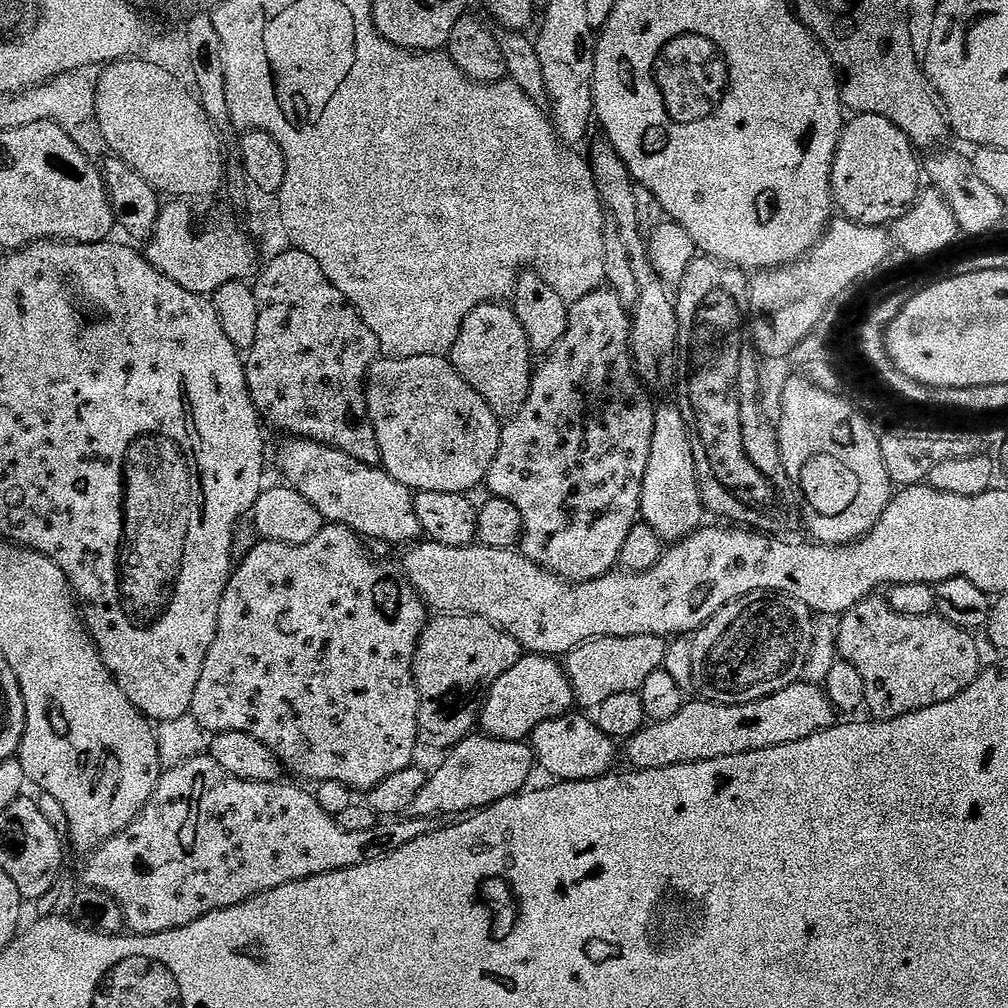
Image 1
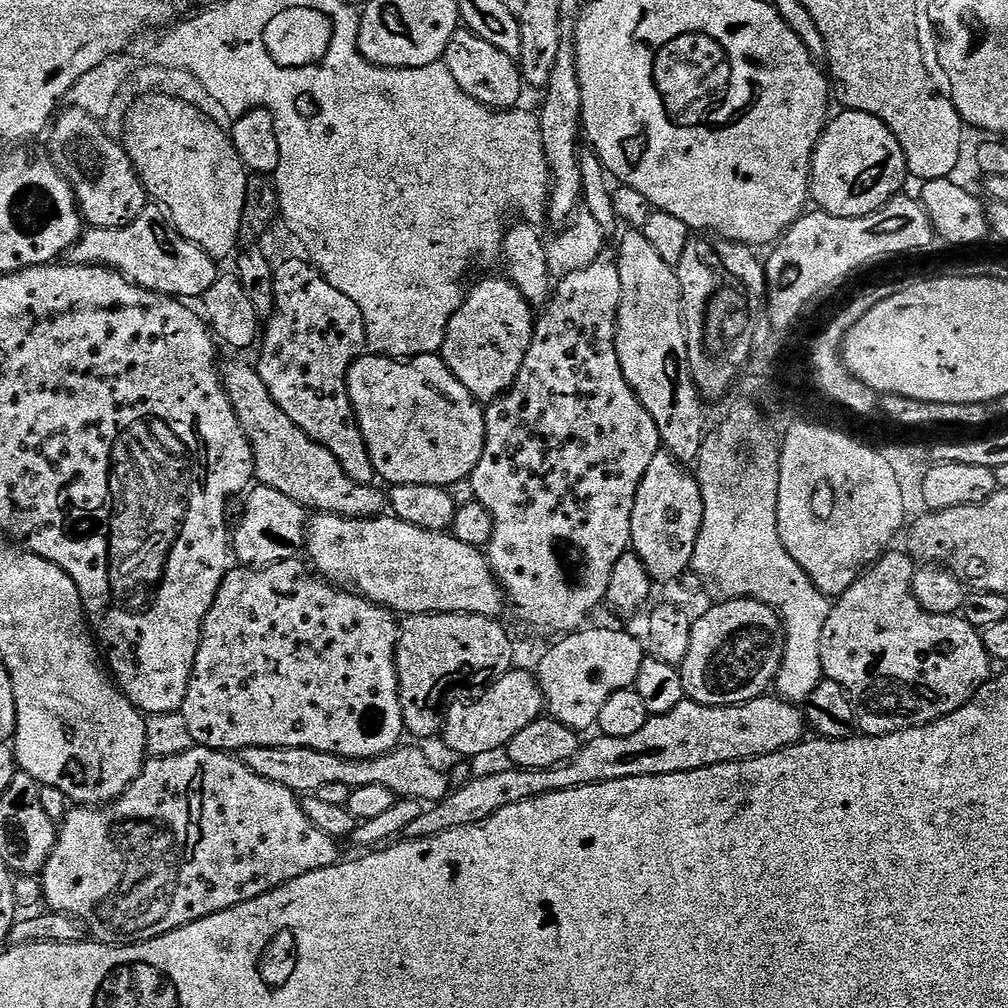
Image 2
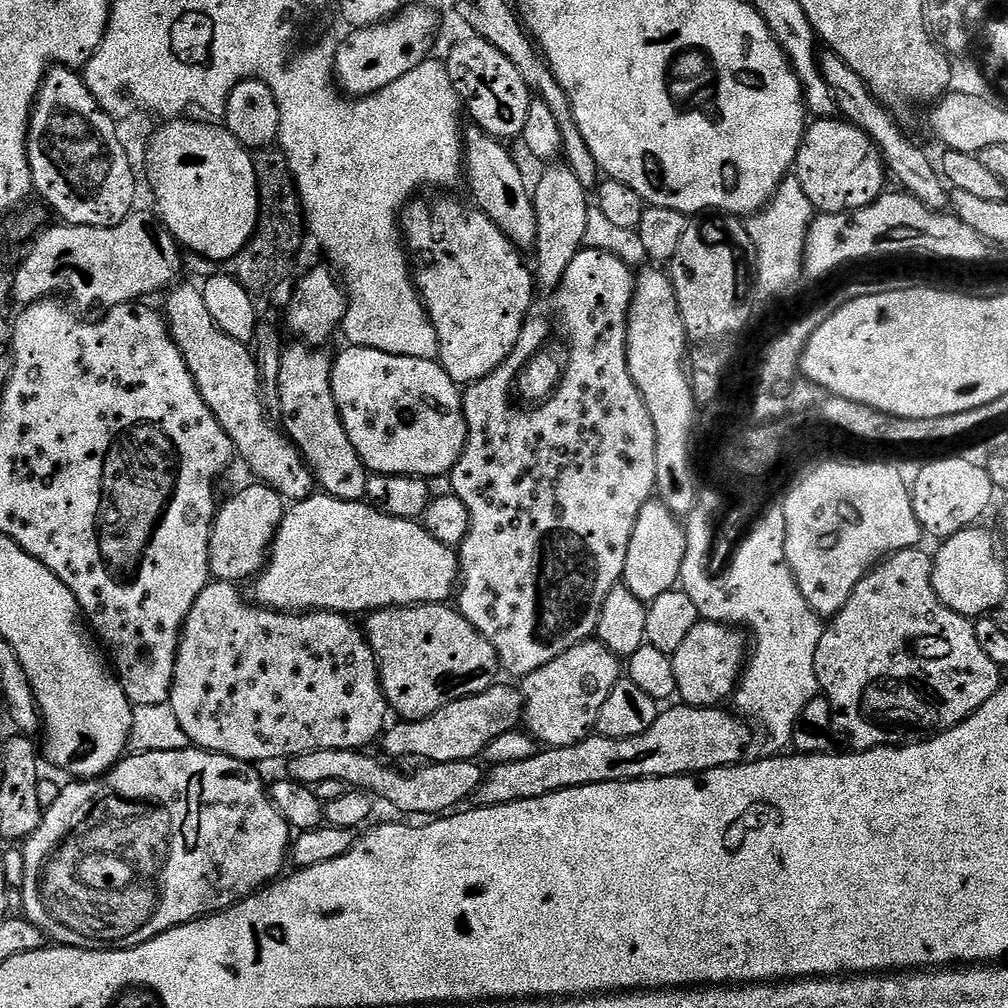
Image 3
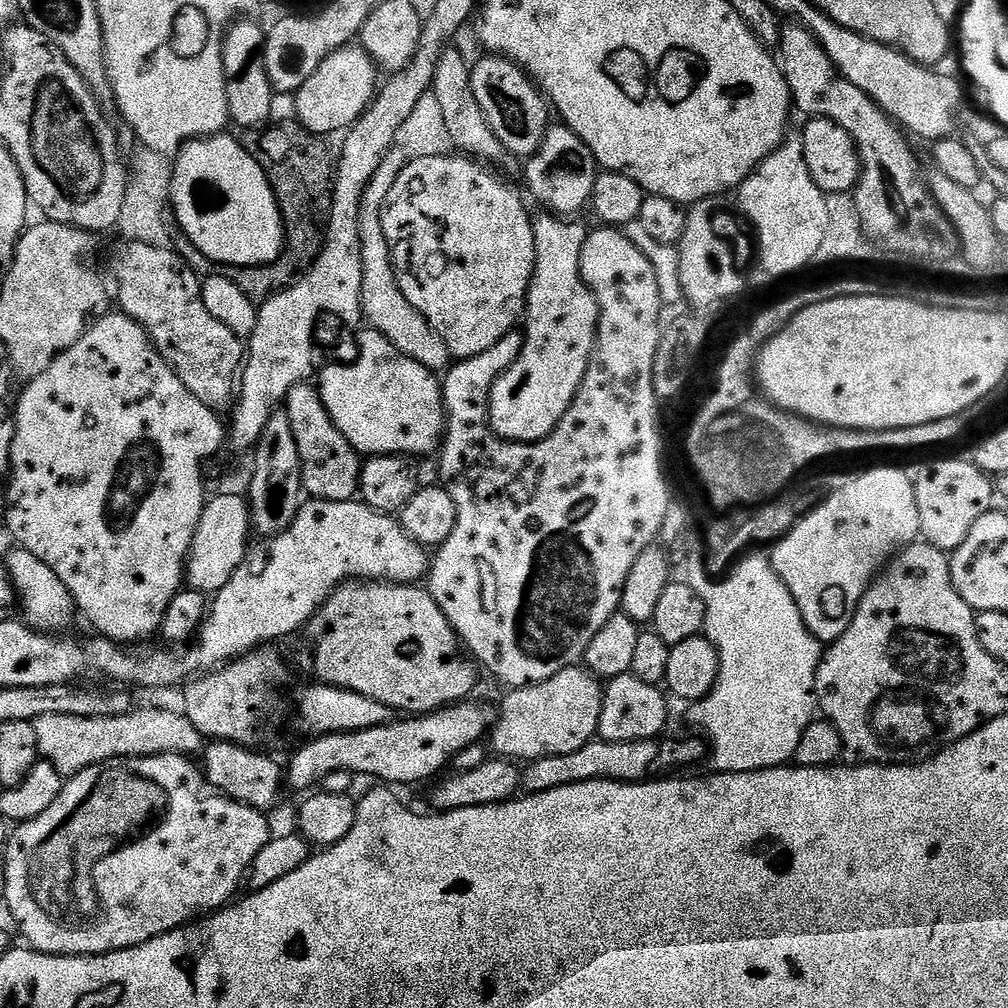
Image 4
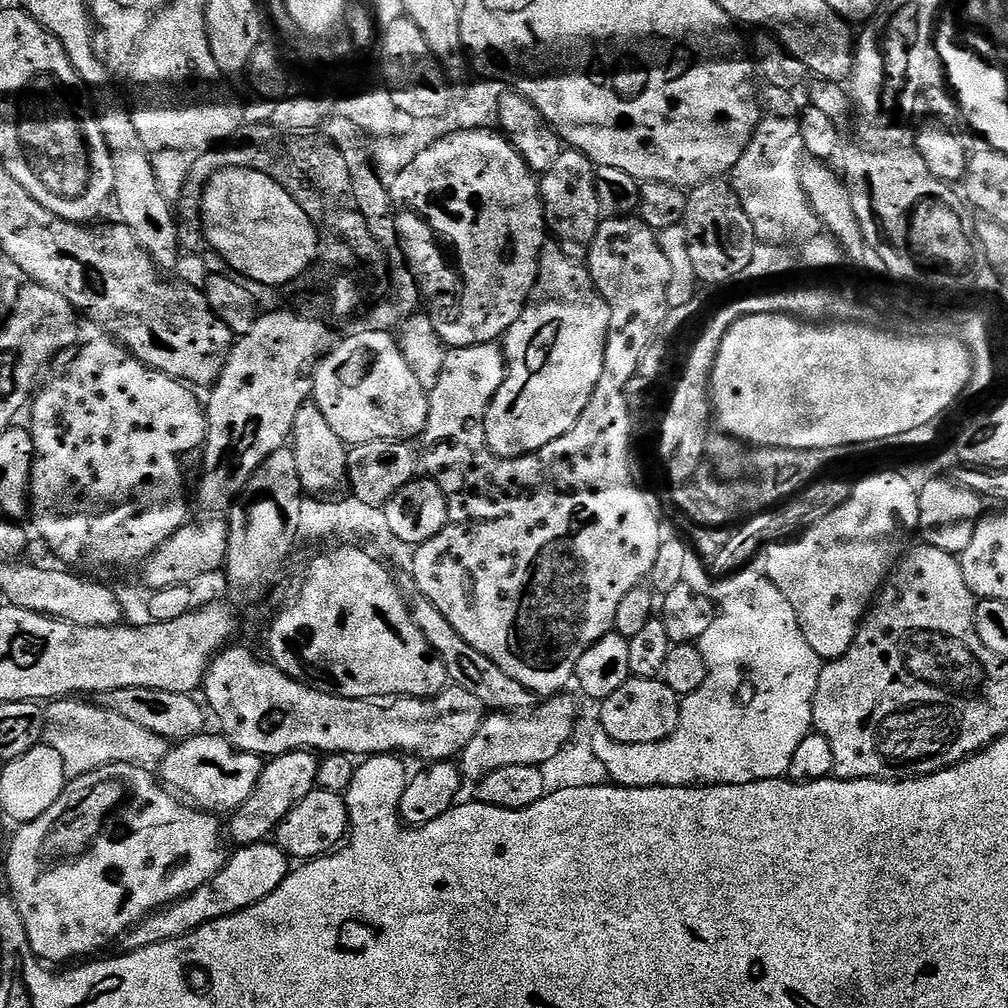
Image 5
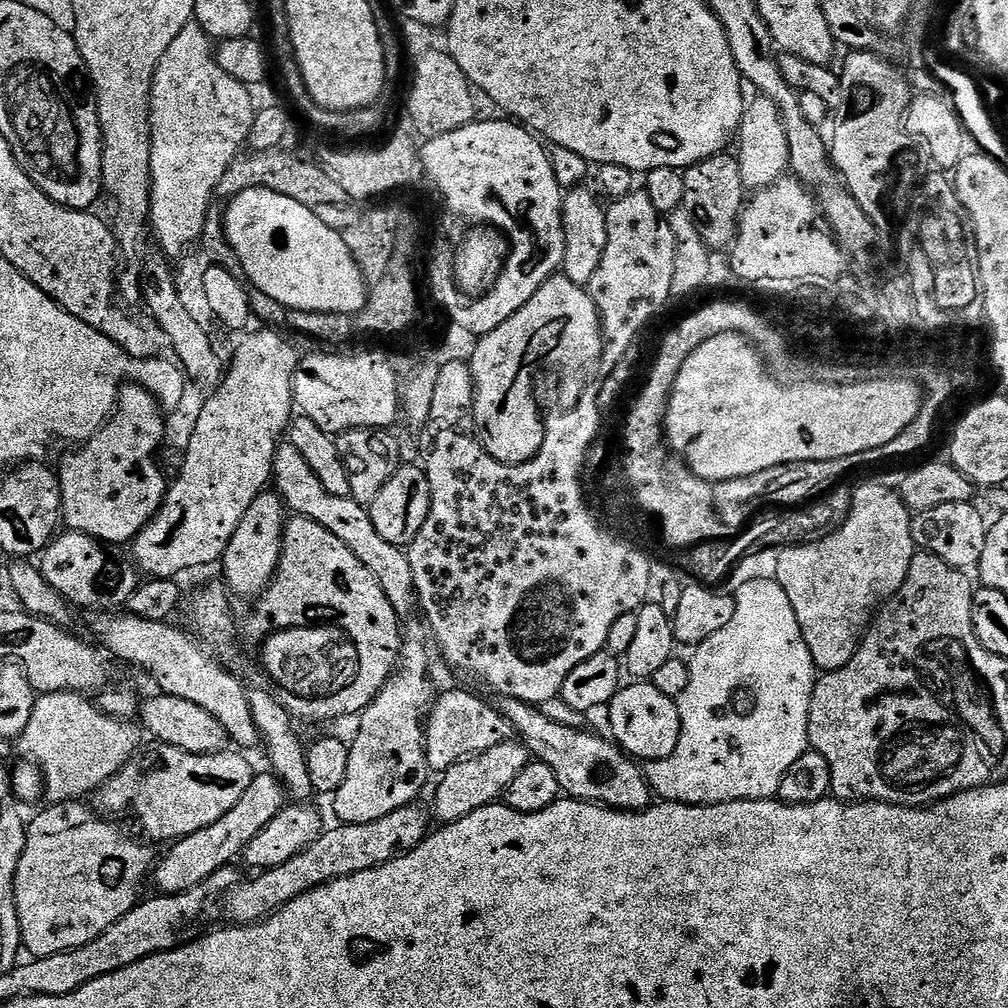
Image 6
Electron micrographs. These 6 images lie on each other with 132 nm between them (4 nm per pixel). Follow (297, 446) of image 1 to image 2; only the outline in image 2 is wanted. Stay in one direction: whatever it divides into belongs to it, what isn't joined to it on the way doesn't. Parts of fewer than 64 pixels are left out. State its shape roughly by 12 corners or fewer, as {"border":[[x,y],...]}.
{"border":[[251,363],[222,379],[255,479],[306,510],[385,515],[336,453],[282,414]]}

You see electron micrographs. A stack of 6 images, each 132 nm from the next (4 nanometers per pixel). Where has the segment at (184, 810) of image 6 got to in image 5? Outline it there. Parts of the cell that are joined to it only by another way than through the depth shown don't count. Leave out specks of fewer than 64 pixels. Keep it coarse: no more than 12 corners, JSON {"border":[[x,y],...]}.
{"border":[[223,735],[169,747],[158,772],[195,807],[231,814],[265,761]]}

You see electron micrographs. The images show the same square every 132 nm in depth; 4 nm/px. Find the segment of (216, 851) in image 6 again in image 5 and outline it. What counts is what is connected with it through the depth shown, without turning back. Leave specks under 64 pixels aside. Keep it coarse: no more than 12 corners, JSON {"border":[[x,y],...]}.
{"border":[[315,752],[265,763],[250,798],[231,813],[236,846],[267,841],[314,791]]}

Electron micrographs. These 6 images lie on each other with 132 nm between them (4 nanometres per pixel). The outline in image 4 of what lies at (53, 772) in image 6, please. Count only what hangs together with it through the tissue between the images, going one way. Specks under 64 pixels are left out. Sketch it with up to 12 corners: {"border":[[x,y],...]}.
{"border":[[183,711],[44,714],[41,759],[65,778],[126,756],[191,757],[206,737]]}

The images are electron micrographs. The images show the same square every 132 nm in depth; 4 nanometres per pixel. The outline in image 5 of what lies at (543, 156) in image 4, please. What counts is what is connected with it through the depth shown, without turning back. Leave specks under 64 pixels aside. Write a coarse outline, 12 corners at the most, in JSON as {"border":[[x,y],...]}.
{"border":[[589,156],[539,177],[548,231],[584,262],[602,219]]}

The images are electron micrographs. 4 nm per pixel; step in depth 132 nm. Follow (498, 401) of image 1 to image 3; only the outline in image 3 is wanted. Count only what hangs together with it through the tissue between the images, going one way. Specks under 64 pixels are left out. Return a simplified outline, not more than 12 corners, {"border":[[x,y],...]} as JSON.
{"border":[[413,199],[416,290],[457,386],[498,370],[534,272],[485,212]]}

